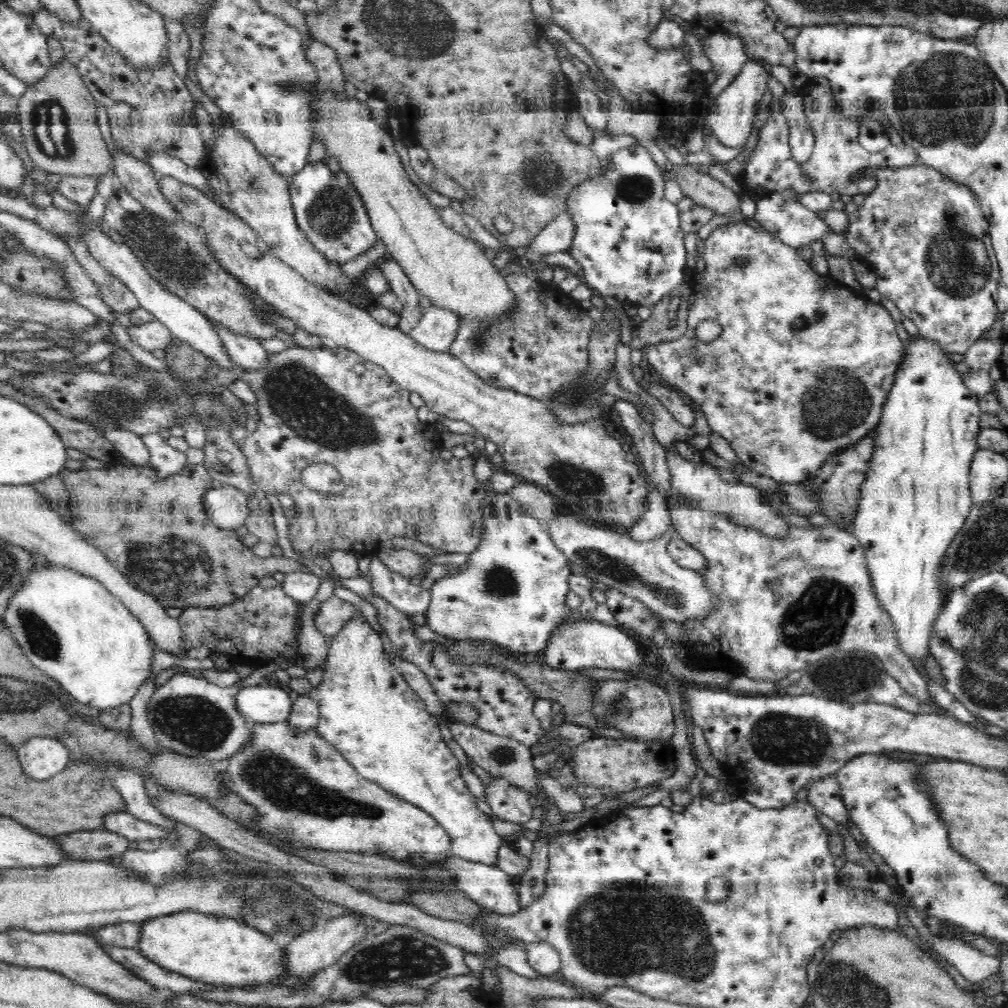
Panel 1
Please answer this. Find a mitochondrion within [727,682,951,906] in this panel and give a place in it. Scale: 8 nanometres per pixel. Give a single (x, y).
(782, 740)

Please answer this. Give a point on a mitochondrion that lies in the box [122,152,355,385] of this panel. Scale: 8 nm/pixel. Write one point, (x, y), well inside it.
(251, 185)

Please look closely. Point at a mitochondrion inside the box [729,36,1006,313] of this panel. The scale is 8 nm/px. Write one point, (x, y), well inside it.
(947, 96)

